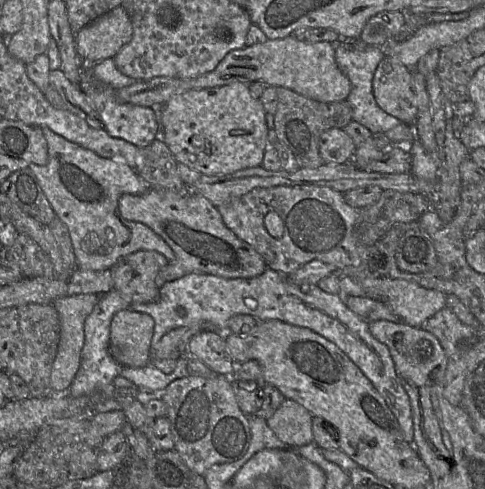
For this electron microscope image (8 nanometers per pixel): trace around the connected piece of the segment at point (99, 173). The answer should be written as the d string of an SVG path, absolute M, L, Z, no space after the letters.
M46 126L39 128L47 141L48 160L44 165L30 164L28 168L36 176L56 216L67 226L78 267L92 271L107 270L121 257L139 250L157 251L169 262L175 259L175 252L162 237L143 223L123 218L119 212L118 200L122 194L141 194L150 188L132 167L123 162L101 157L67 140Z

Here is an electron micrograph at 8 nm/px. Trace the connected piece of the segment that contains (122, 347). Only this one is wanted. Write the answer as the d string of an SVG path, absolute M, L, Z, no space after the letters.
M131 309L118 311L111 321L110 352L123 367L140 368L151 358L154 319Z

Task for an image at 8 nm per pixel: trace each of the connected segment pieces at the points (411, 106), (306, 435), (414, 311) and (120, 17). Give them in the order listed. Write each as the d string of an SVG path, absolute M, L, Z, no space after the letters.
M385 55L372 80L377 105L401 123L412 125L417 116L417 100L412 86L411 71L396 57Z
M285 399L266 423L288 447L313 442L312 414L293 400Z
M382 276L367 279L363 287L350 277L342 277L339 280L340 293L342 295L368 297L387 304L401 322L420 327L431 316L447 307L446 295L437 290L427 289L415 282L403 279L390 279Z
M122 6L98 17L75 34L75 48L82 63L114 58L133 37L131 19Z

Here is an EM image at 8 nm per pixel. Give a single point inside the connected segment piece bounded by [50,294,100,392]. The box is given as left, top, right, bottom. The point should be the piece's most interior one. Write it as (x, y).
(73, 310)

